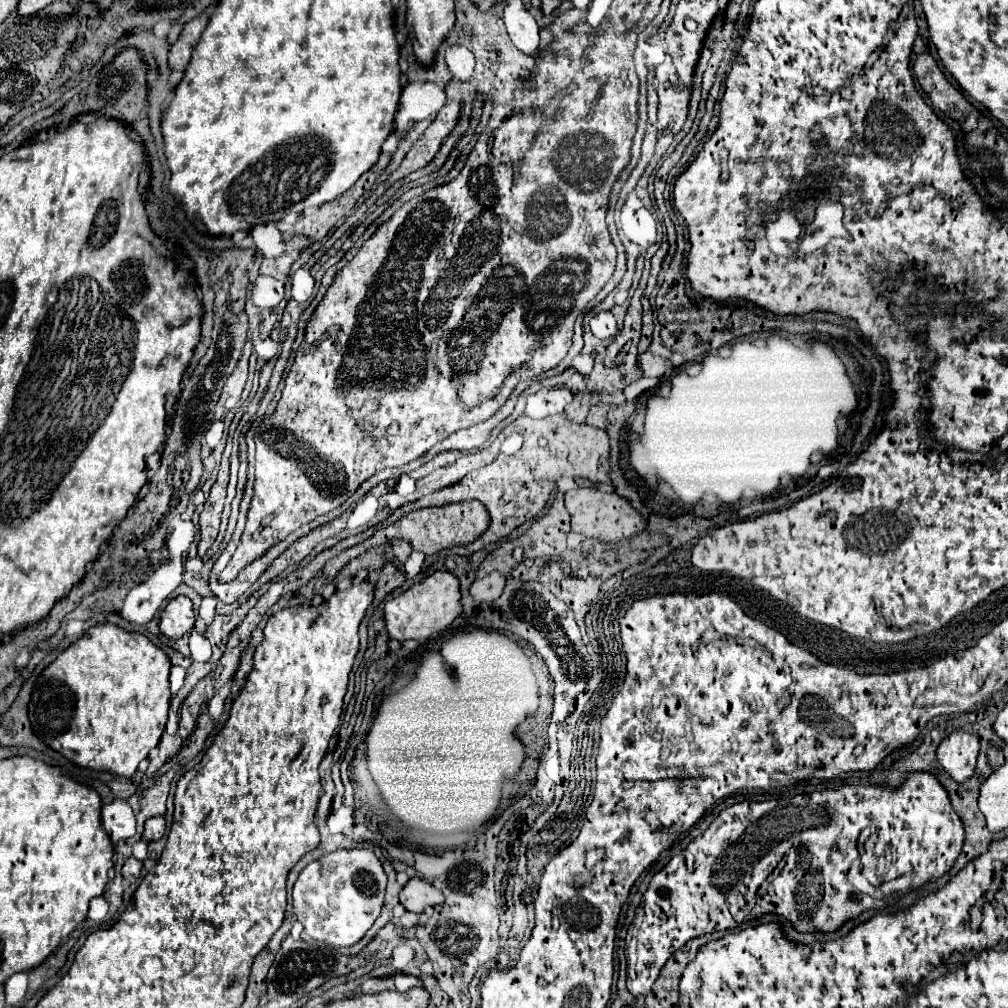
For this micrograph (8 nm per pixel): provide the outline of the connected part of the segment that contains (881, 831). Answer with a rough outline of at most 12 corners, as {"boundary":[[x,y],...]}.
{"boundary":[[930,772],[724,808],[644,894],[650,994],[688,940],[762,914],[832,932],[864,888],[948,872]]}

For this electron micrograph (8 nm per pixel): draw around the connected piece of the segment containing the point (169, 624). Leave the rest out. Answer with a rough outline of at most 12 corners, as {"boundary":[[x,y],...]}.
{"boundary":[[188,596],[172,598],[160,616],[160,632],[180,638],[194,628]]}

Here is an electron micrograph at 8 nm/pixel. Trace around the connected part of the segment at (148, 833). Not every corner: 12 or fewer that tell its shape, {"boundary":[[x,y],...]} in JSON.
{"boundary":[[150,818],[144,824],[144,842],[164,836],[164,818]]}

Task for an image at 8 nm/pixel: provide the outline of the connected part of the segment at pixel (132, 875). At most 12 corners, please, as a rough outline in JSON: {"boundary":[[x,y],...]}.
{"boundary":[[126,858],[122,876],[126,882],[140,878],[142,862]]}

